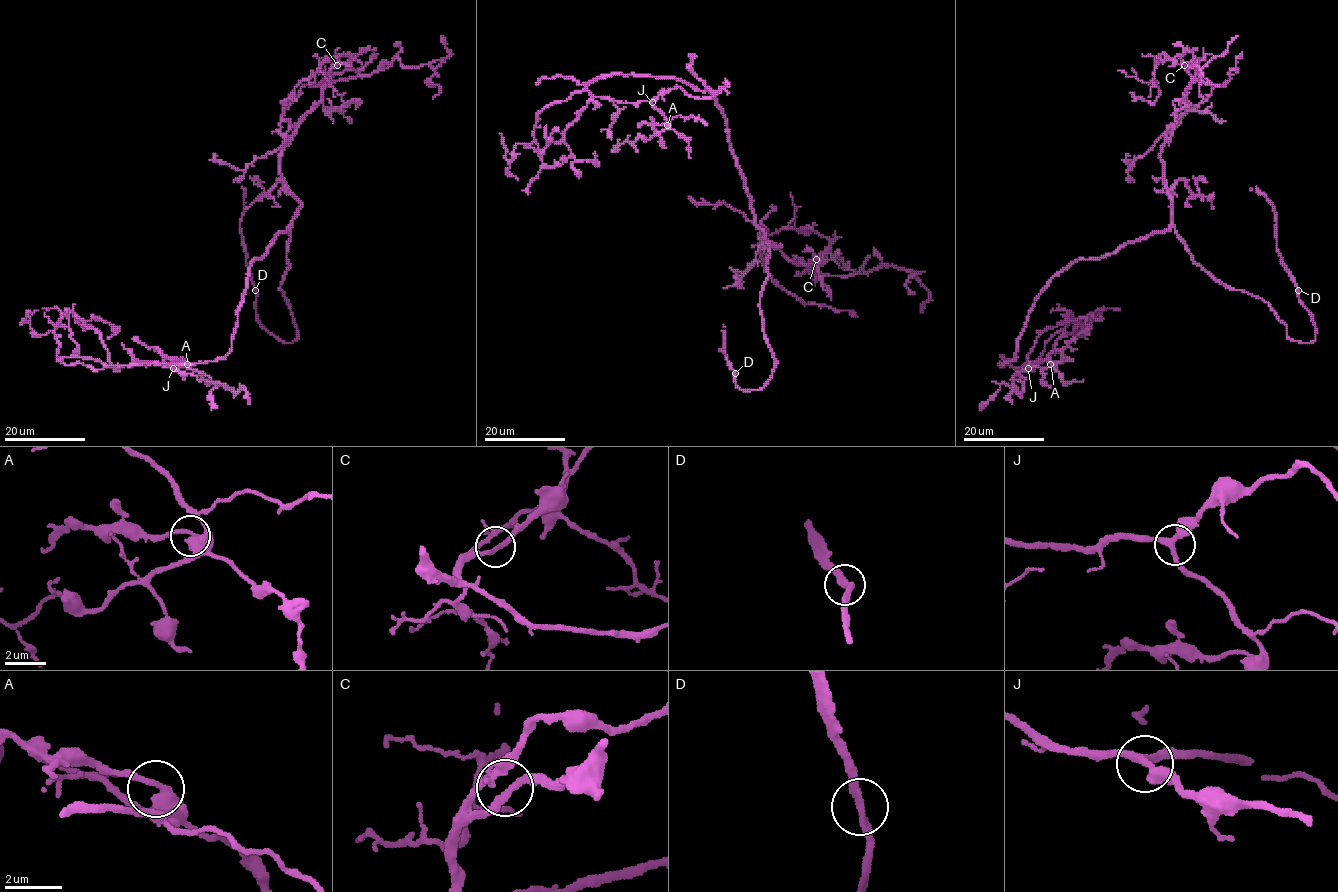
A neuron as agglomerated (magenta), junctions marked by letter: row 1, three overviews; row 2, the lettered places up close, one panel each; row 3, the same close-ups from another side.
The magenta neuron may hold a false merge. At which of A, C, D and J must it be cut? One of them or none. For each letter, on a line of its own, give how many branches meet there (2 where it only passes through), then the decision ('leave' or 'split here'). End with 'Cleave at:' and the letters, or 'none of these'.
A: branches 2; leave
C: branches 2; leave
D: branches 2; leave
J: branches 3; leave
Cleave at: none of these

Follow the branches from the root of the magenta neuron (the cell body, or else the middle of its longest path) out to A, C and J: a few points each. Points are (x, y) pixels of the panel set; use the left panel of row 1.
A: (261, 258), (249, 267), (231, 350), (224, 356), (196, 364), (106, 367), (138, 362), (190, 367), (187, 364)
C: (261, 258), (300, 206), (281, 173), (283, 146), (321, 99), (337, 65)
J: (261, 258), (249, 267), (231, 350), (224, 356), (196, 364), (106, 367), (155, 362), (173, 368)

